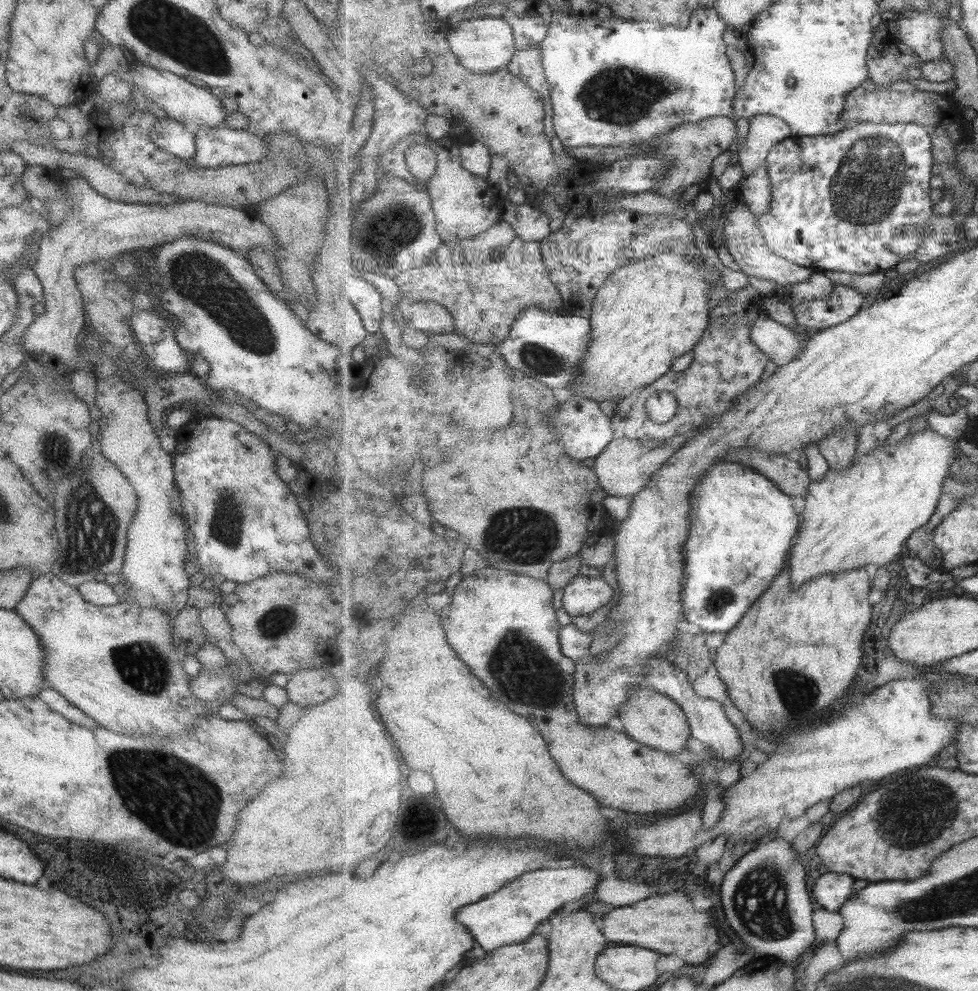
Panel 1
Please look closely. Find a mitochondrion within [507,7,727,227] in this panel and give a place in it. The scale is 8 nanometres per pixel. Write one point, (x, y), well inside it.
(617, 96)

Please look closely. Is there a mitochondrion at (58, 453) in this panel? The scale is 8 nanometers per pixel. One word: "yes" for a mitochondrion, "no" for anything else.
yes

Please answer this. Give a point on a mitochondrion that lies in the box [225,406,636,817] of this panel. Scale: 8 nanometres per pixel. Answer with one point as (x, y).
(524, 673)

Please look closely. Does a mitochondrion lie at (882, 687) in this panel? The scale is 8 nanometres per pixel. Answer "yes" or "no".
no

